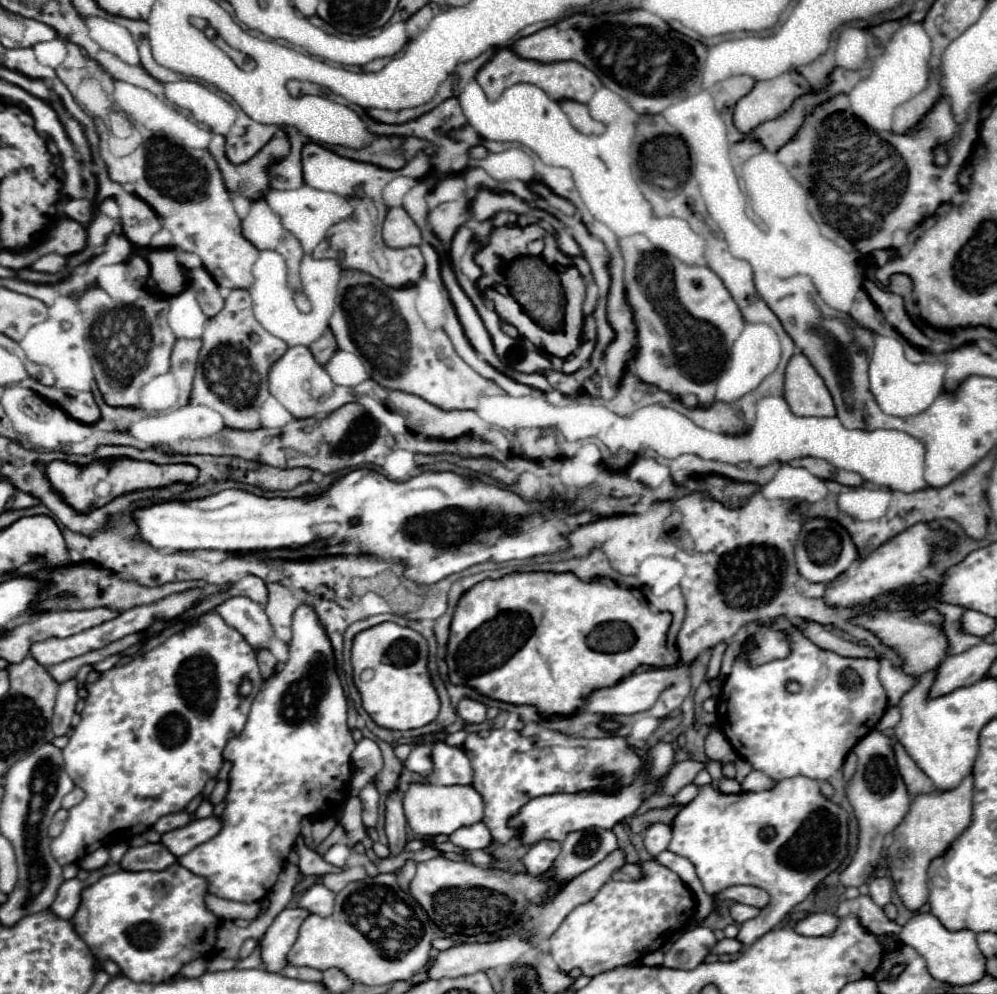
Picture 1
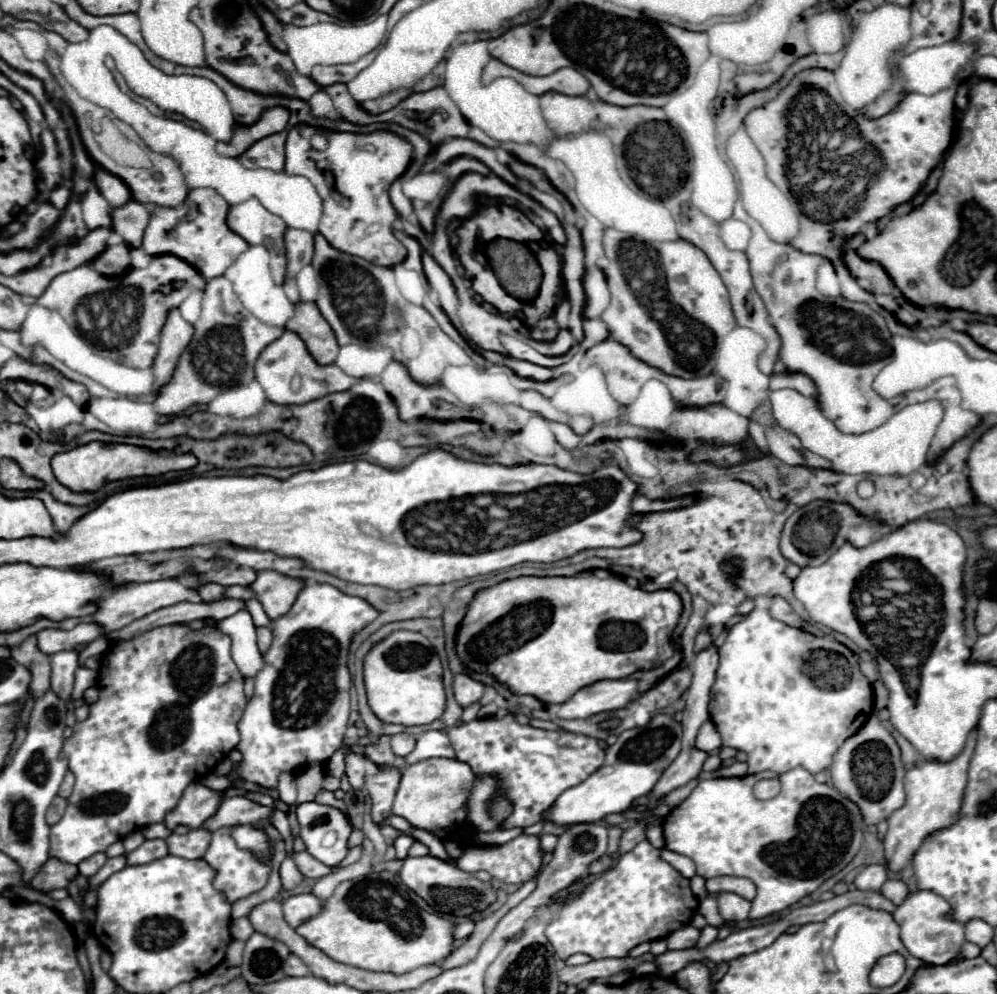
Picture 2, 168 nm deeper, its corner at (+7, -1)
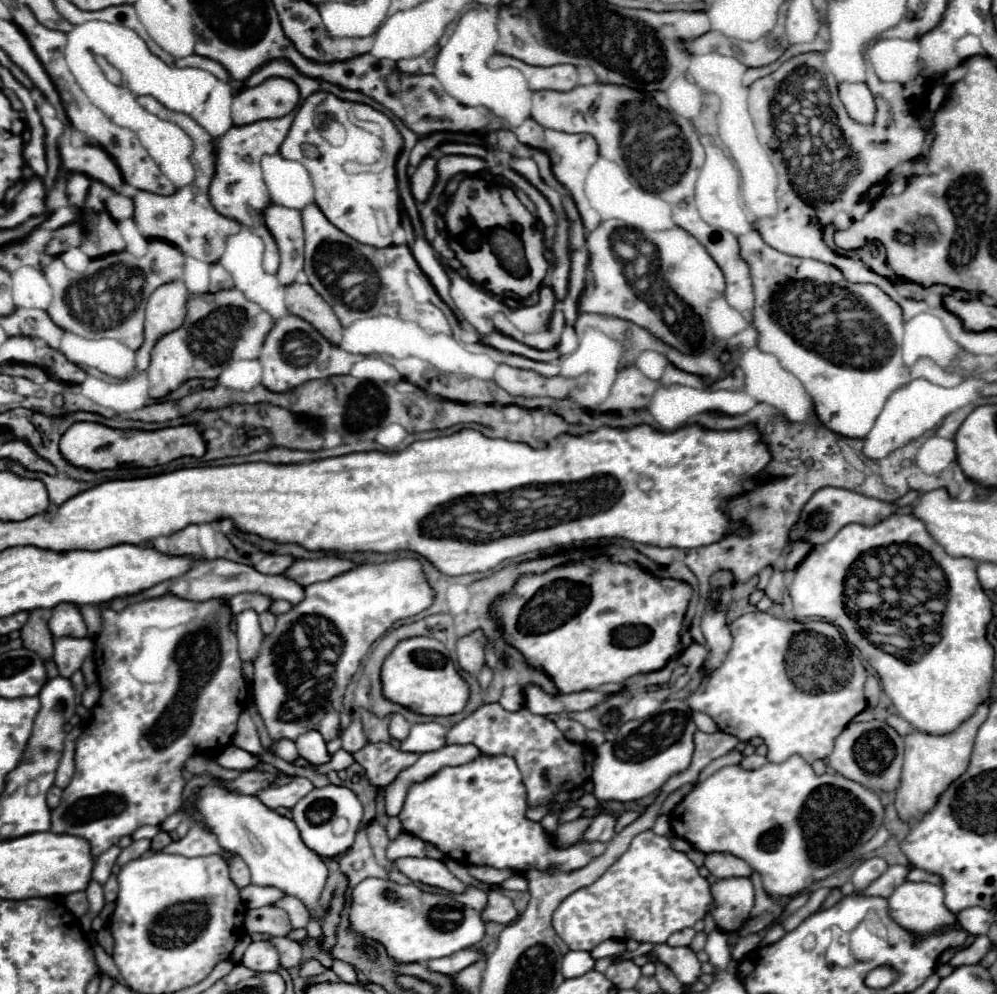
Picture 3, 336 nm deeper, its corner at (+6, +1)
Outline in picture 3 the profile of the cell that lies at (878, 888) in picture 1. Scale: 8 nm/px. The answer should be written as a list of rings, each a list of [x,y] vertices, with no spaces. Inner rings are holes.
[[[869,858],[869,860],[865,860],[865,862],[861,862],[861,864],[857,866],[857,870],[853,872],[851,882],[853,882],[853,886],[855,886],[857,892],[859,892],[859,890],[865,890],[865,888],[867,888],[871,882],[875,882],[885,870],[887,870],[887,862],[885,862],[883,858]]]

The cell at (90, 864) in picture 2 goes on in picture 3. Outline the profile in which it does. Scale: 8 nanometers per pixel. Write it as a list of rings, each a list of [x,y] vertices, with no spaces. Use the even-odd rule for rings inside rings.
[[[111,846],[105,854],[101,854],[101,856],[95,860],[95,870],[93,870],[93,872],[95,872],[95,880],[97,880],[99,884],[105,884],[107,878],[111,876],[111,868],[113,868],[113,864],[115,864],[119,852],[121,852],[119,846]]]

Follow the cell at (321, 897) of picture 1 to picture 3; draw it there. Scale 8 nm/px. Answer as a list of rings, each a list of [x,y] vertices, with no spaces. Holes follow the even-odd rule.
[[[283,896],[281,900],[277,900],[273,906],[285,910],[289,914],[291,926],[293,928],[305,928],[309,922],[309,912],[305,910],[305,906],[301,906],[301,902],[297,902],[297,898],[293,896]]]

